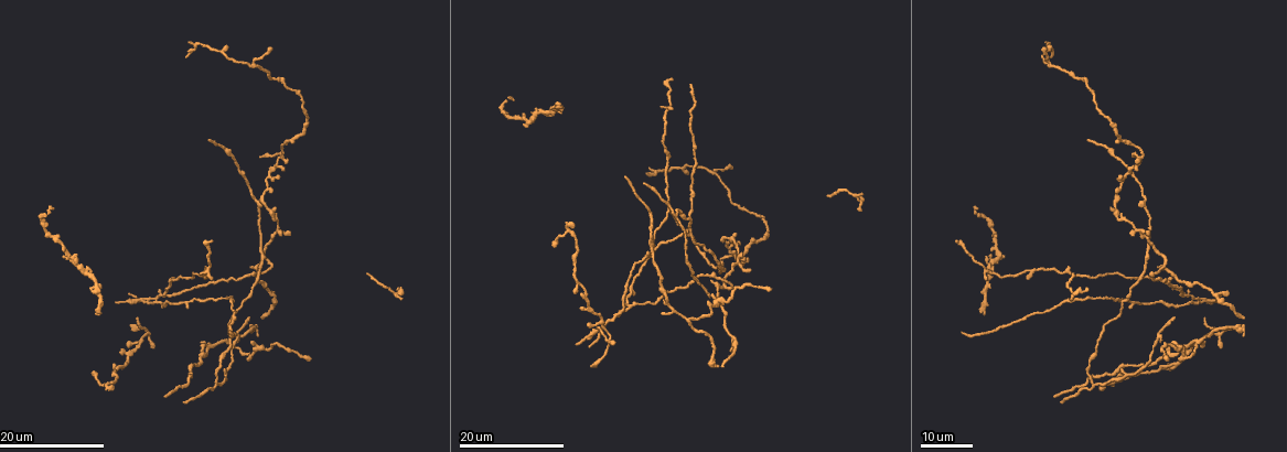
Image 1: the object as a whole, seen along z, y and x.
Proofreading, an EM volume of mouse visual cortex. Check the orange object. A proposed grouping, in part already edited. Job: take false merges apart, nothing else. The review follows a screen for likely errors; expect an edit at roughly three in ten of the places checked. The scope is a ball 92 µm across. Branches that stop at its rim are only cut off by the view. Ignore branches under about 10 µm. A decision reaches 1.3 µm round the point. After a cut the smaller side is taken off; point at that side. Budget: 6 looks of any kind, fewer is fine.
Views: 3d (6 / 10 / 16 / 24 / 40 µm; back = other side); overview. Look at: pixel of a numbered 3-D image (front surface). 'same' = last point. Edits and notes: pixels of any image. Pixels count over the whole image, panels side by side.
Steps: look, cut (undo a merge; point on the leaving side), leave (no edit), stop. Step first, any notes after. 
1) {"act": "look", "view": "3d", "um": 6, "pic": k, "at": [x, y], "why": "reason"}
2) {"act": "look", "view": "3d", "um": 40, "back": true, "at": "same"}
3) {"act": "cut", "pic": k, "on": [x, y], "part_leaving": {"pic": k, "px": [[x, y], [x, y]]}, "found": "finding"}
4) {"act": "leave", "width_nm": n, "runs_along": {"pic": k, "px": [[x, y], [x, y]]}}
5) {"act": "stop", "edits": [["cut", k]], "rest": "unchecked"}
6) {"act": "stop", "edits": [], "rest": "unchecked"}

{"act": "look", "view": "3d", "um": 24, "pic": 1, "at": [1096, 382], "why": "narrows sharply"}

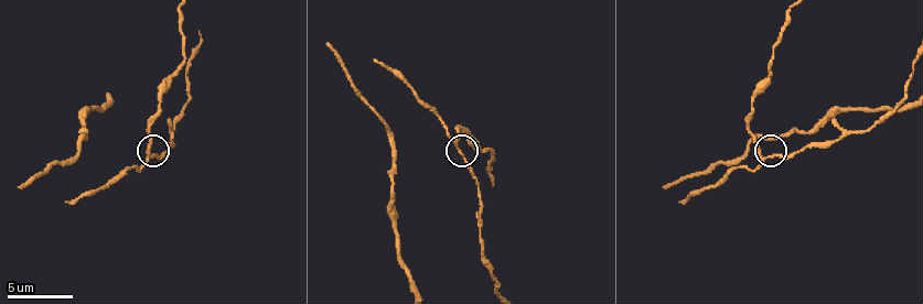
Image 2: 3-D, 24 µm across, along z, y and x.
{"act": "look", "view": "3d", "um": 6, "pic": 2, "at": [769, 156]}

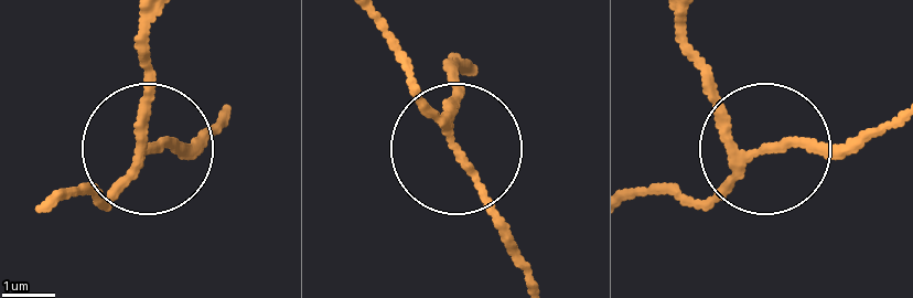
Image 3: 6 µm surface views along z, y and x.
{"act": "cut", "pic": 3, "on": [148, 86], "width_nm": 130, "part_leaving": {"pic": 3, "px": [[138, 157], [151, 17]]}, "found": "a second neuron is stuck on"}

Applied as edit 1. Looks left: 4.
{"act": "look", "view": "3d", "um": 24, "pic": 1, "at": [1188, 293], "why": "four or more arms meet"}

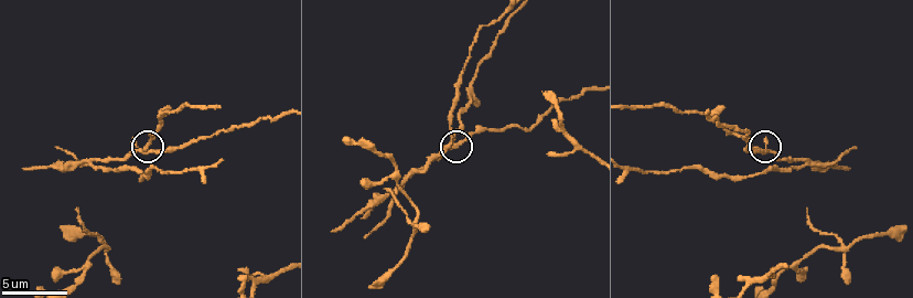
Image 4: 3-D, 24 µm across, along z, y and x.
{"act": "look", "view": "3d", "um": 6, "pic": 4, "at": [761, 150]}

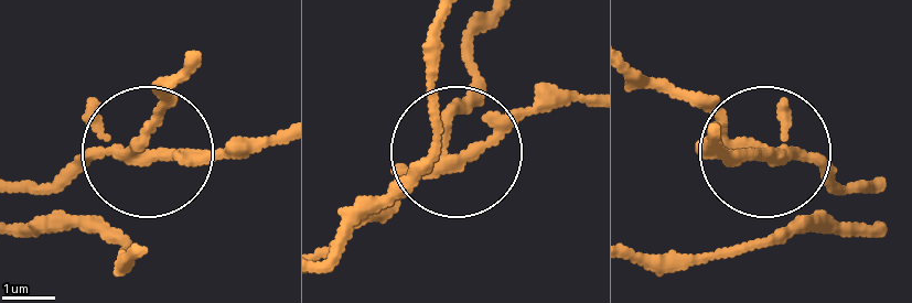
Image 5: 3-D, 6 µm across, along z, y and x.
{"act": "cut", "pic": 5, "on": [88, 216], "side_arm_um": 61, "arms": 4, "found": "two neurons meet here"}

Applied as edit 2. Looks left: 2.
{"act": "stop", "edits": [["cut", 3], ["cut", 5]], "rest": "unchecked"}

